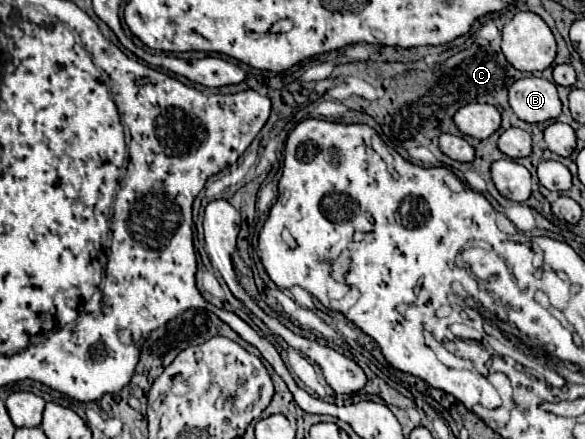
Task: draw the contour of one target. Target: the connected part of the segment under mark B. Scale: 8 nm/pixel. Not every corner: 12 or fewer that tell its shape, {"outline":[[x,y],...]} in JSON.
{"outline":[[524,77],[508,89],[526,123],[562,113],[552,81]]}

